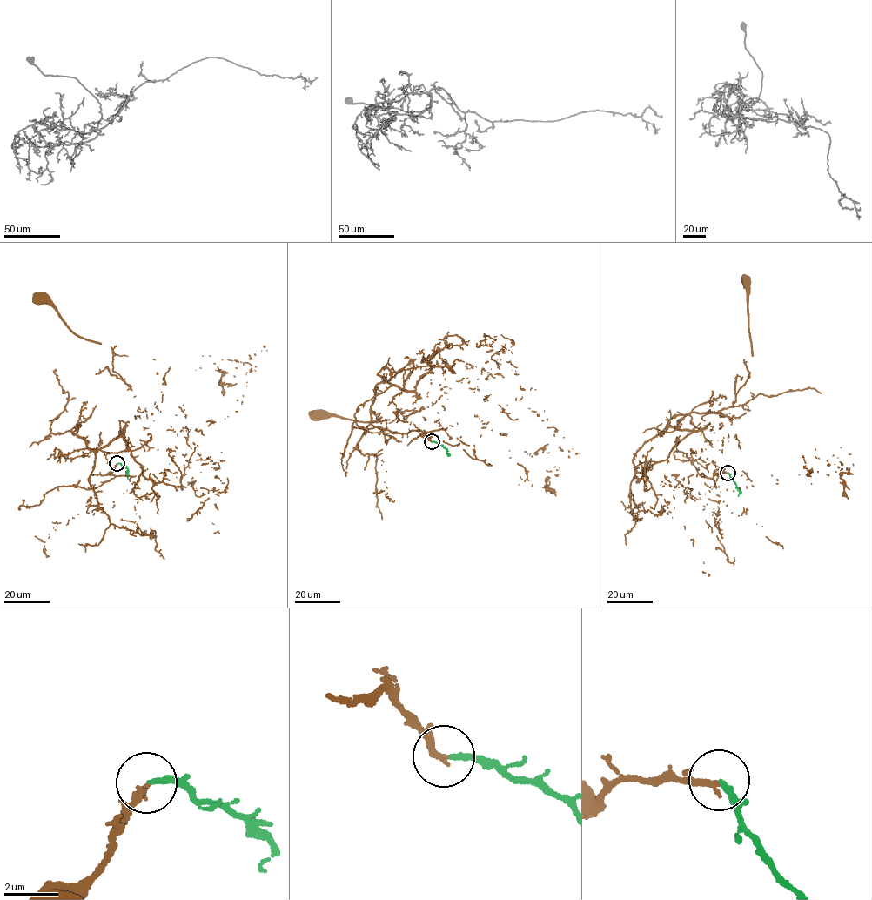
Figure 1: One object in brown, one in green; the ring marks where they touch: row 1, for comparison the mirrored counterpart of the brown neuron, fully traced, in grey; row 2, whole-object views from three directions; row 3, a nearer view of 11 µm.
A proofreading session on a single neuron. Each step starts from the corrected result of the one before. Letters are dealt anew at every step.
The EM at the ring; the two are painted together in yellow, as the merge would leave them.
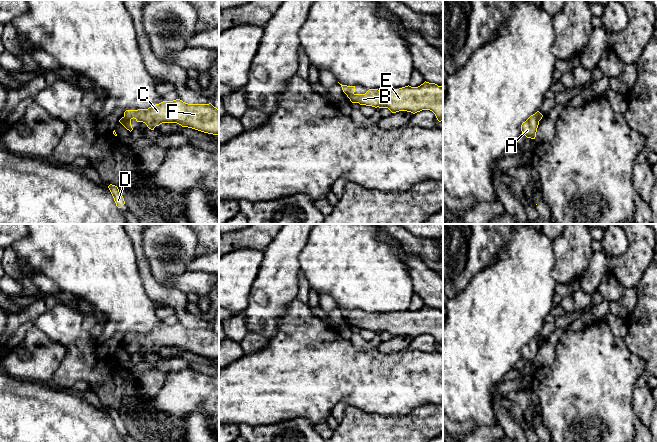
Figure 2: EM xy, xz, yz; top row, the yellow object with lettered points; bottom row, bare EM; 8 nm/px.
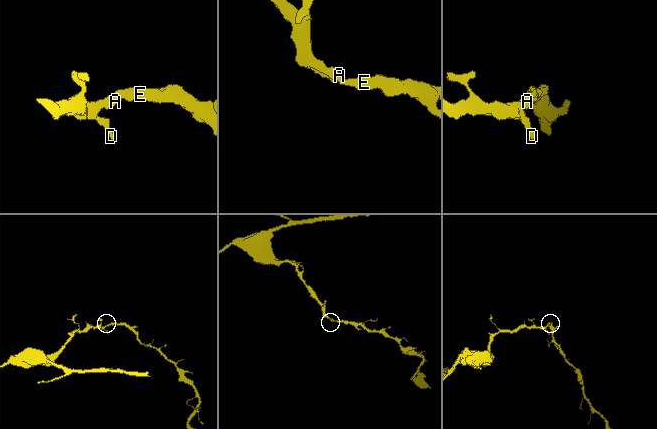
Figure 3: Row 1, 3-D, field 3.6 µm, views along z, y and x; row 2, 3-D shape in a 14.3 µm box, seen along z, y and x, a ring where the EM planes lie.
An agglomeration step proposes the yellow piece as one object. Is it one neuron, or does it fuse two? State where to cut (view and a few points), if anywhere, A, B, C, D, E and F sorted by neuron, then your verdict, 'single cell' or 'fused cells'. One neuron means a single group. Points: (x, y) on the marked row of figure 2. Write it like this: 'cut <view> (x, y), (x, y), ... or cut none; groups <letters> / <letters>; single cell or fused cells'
cut none; groups A B C D E F; single cell

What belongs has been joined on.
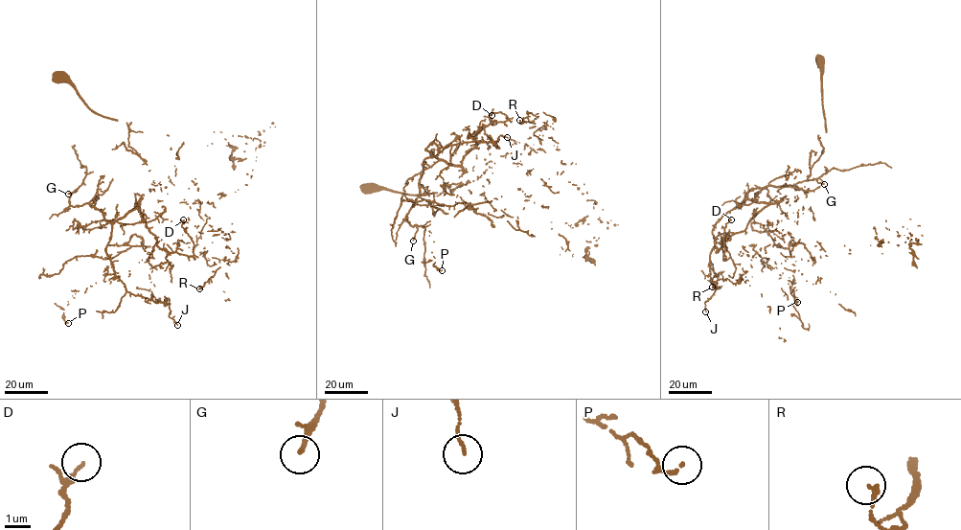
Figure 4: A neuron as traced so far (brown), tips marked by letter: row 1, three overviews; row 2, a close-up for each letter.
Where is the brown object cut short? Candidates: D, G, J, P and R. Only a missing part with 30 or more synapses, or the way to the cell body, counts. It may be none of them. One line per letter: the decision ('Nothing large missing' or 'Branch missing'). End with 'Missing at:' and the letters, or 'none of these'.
D: Nothing large missing
G: Nothing large missing
J: Nothing large missing
P: Nothing large missing
R: Nothing large missing
Missing at: none of these

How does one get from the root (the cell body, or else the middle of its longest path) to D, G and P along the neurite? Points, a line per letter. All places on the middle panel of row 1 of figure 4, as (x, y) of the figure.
D: (368, 188), (420, 195), (473, 181), (480, 176), (462, 162), (475, 135), (508, 119), (491, 115)
G: (368, 188), (420, 195), (444, 182), (451, 193), (480, 176), (425, 158), (406, 216), (418, 226), (413, 241)
P: (368, 188), (451, 193), (480, 176), (438, 161), (403, 187), (427, 206), (446, 188), (425, 224), (442, 270)

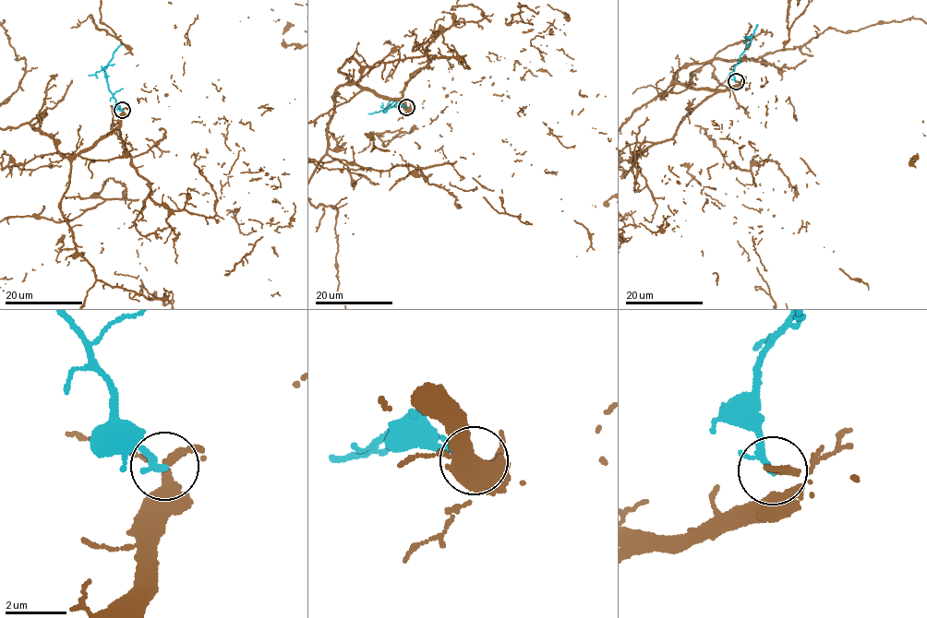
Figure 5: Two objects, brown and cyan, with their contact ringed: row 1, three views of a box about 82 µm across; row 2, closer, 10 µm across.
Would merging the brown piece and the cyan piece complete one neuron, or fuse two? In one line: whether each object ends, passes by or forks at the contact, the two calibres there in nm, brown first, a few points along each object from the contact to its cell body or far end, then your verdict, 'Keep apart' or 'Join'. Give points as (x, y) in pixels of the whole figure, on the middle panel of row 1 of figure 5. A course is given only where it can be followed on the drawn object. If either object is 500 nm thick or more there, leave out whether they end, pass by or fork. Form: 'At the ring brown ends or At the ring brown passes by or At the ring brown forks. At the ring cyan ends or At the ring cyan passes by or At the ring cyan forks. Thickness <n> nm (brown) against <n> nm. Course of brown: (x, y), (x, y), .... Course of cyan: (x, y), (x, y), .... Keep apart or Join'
At the ring brown passes by. At the ring cyan passes by. Thickness 180 nm (brown) against 170 nm. Course of cyan: (407, 107), (397, 103), (383, 112), (394, 100). Join

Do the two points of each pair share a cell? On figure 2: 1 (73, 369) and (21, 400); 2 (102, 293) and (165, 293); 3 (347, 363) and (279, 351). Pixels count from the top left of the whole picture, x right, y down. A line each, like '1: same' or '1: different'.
1: different
2: different
3: same

